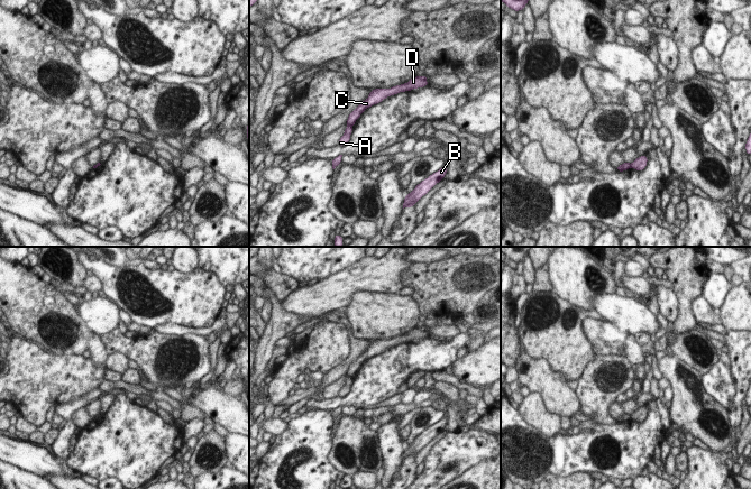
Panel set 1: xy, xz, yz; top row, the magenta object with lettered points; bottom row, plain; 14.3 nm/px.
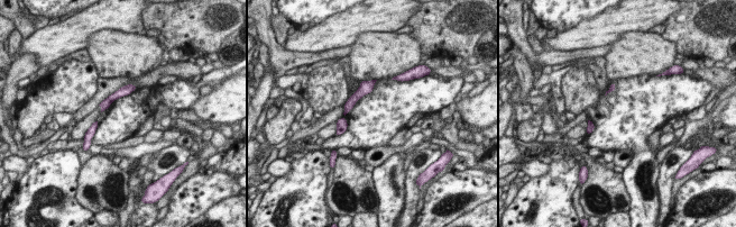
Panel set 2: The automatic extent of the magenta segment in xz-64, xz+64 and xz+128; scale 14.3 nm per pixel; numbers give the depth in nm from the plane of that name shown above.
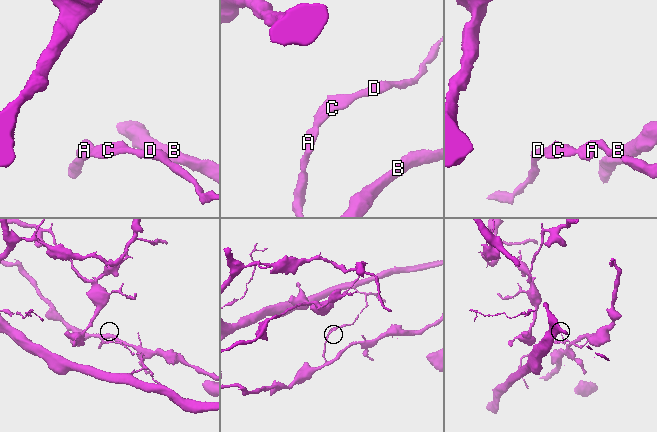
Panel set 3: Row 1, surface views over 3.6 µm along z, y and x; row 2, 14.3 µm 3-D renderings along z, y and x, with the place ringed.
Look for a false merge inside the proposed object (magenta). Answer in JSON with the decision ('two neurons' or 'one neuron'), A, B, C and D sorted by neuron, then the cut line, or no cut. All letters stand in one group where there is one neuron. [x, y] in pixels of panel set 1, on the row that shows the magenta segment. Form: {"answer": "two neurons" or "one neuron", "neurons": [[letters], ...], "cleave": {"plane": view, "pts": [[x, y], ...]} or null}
{"answer": "two neurons", "neurons": [["A", "B"], ["C", "D"]], "cleave": {"plane": "xz", "pts": [[348, 125], [351, 127]]}}

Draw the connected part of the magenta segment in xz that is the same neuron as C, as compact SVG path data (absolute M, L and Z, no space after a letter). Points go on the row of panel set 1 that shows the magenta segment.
M421 75L412 77L407 83L395 85L390 89L374 89L369 92L367 99L349 113L346 123L352 127L356 123L356 120L367 108L381 103L387 96L395 95L401 92L412 91L413 89L424 87L428 85L427 76Z

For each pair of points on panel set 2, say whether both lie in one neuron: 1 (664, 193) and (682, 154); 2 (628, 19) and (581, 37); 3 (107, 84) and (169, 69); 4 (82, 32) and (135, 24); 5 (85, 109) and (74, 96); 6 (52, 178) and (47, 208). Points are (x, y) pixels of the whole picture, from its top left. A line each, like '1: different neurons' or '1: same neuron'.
1: same neuron
2: same neuron
3: same neuron
4: same neuron
5: different neurons
6: same neuron

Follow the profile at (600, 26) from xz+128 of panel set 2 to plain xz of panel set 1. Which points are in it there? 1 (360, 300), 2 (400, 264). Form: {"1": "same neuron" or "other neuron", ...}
{"1": "other neuron", "2": "same neuron"}

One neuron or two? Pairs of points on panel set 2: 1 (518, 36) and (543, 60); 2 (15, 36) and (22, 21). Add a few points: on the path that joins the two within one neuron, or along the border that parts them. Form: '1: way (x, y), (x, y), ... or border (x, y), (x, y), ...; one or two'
1: way (522, 44), (535, 58); one
2: border (15, 29), (22, 38); two

